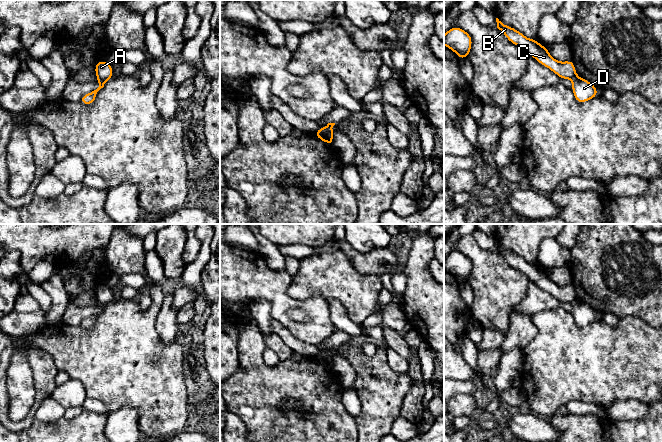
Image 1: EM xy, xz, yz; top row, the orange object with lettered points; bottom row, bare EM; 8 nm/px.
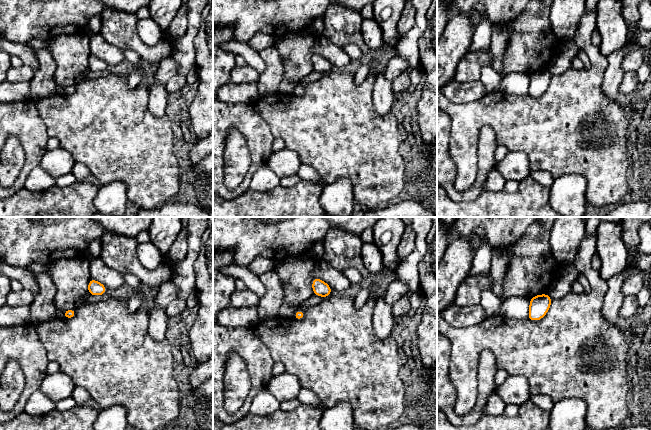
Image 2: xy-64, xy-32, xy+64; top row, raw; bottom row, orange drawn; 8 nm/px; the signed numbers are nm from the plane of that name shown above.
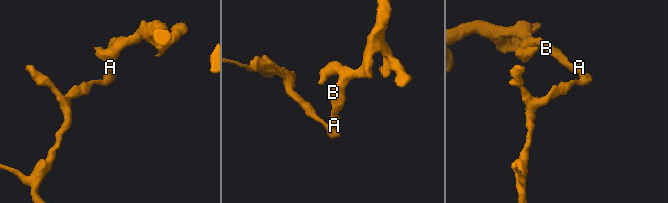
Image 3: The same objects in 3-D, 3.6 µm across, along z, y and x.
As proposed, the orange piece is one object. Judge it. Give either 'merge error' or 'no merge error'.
merge error

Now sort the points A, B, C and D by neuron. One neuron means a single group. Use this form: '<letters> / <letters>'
A B C / D

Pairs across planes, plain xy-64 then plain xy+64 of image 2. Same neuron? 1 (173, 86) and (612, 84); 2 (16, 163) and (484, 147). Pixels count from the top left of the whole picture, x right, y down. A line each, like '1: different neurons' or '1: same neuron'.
1: different neurons
2: different neurons

